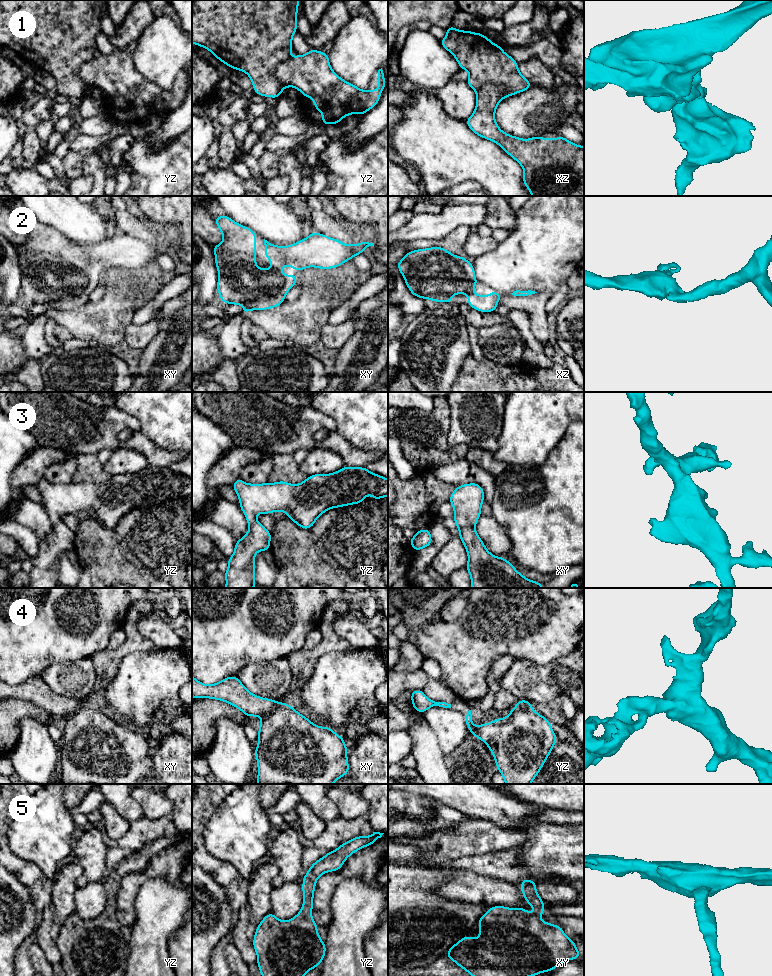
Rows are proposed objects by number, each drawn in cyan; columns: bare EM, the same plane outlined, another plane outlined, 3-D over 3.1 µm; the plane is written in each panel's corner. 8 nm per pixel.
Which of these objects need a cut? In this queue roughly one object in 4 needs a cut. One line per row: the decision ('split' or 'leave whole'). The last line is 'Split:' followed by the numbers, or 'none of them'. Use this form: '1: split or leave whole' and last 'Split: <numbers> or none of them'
1: split
2: leave whole
3: leave whole
4: leave whole
5: leave whole
Split: 1

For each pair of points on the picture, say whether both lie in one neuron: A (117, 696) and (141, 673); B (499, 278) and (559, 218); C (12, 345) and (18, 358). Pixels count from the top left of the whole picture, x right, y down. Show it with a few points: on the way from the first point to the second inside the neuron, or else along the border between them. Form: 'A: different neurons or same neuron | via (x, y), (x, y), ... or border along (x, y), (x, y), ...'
A: same neuron | via (123, 691), (135, 679)
B: same neuron | via (515, 265), (546, 234)
C: same neuron | via (12, 348), (12, 352), (15, 355)

